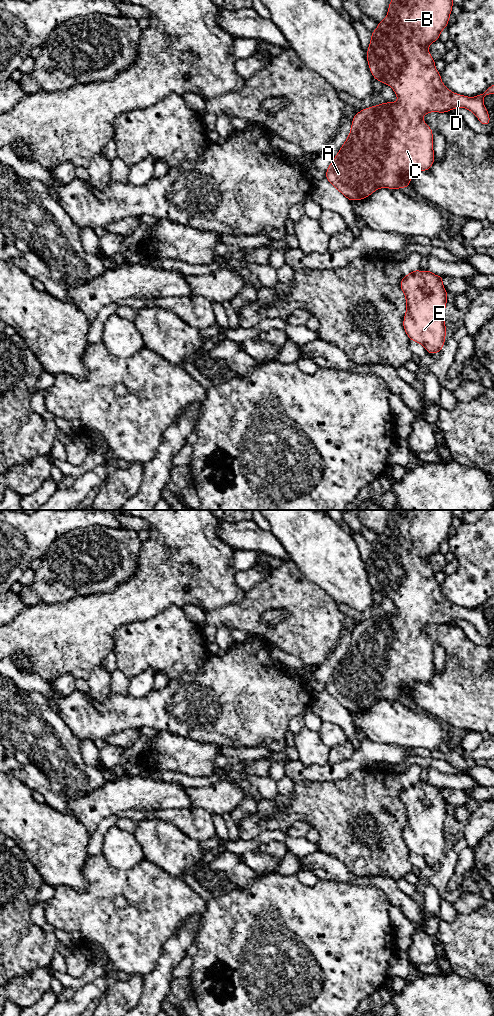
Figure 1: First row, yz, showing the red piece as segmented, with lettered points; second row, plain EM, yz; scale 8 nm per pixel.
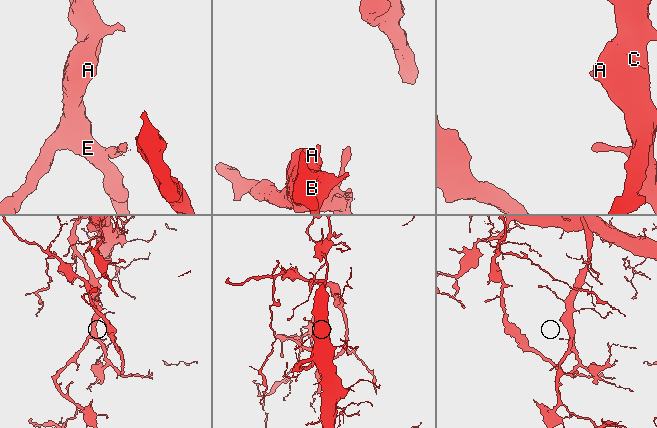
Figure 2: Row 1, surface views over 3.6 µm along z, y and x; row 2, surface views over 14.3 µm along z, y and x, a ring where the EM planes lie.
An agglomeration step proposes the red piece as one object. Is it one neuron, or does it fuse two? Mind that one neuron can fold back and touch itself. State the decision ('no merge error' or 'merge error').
no merge error

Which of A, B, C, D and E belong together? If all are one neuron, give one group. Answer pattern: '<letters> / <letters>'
A B C D E

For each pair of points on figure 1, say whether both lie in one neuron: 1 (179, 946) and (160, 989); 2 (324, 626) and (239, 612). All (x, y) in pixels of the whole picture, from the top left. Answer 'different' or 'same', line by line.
1: same
2: same

